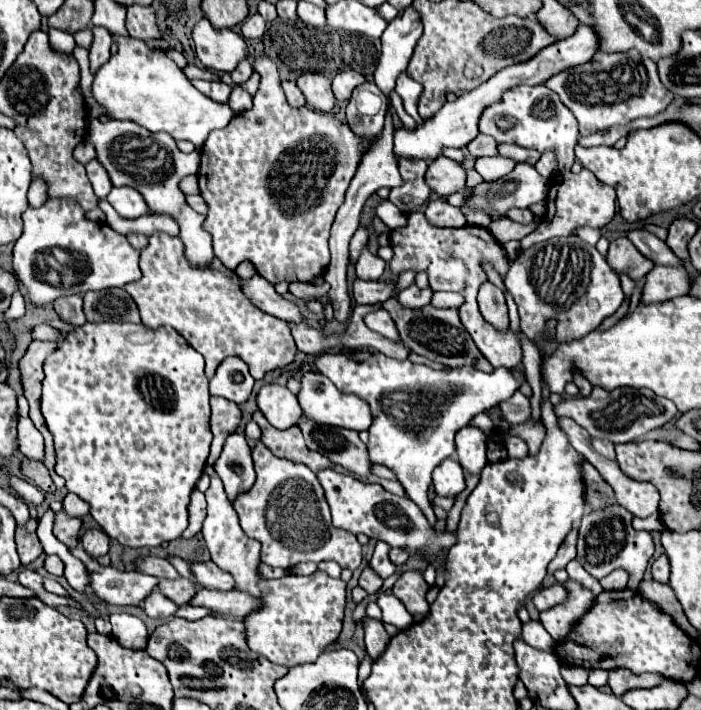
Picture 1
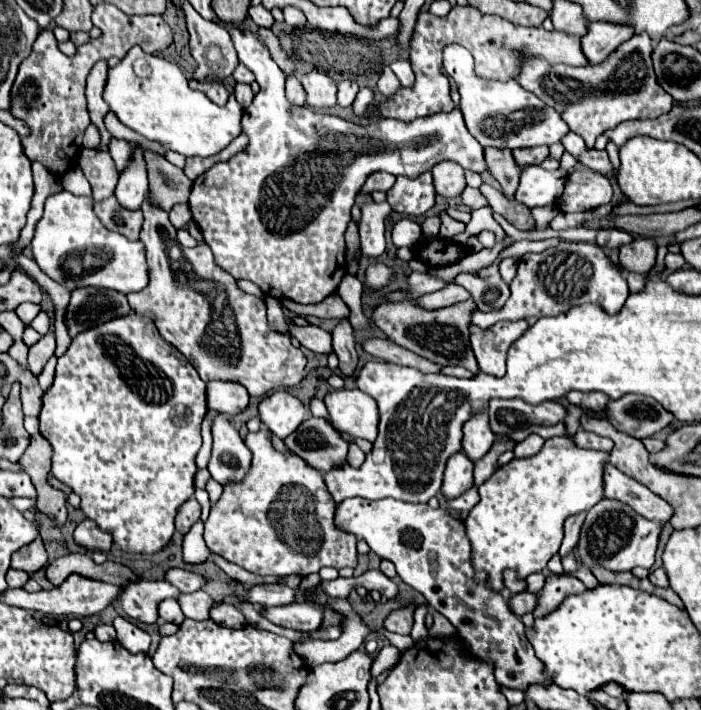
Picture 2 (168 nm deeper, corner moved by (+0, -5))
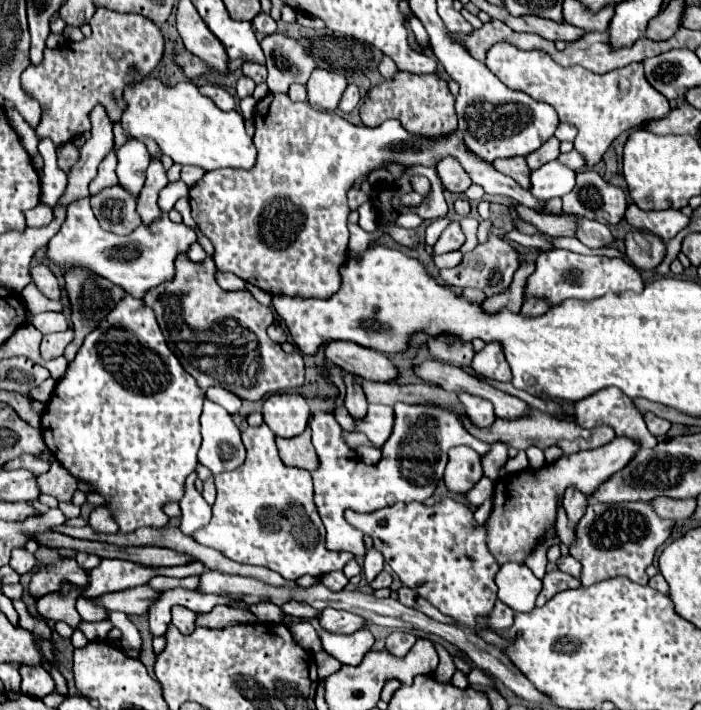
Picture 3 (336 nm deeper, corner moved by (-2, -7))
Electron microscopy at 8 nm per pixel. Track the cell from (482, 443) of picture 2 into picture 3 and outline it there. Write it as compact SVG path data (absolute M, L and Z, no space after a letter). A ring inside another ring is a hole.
M459 393L459 401L467 411L467 419L471 419L475 427L491 427L491 421L495 421L495 413L487 399L481 399L469 393Z

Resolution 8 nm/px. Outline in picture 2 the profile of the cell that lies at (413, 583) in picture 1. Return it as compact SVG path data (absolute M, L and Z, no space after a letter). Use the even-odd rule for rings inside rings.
M413 607L401 609L401 611L393 611L387 621L385 621L385 629L391 633L399 633L399 635L409 635L411 627L413 627Z

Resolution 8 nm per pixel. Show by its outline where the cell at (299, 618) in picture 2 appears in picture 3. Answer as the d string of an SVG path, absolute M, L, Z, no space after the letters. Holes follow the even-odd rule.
M329 607L323 609L317 619L319 619L319 625L325 631L331 631L331 633L355 633L357 629L367 625L367 621L361 619L359 615L353 615L353 613L347 613L347 611L329 609Z

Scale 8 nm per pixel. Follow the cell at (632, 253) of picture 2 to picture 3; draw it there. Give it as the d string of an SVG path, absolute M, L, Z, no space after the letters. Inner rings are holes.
M629 231L625 237L625 255L639 271L649 271L663 261L665 245L653 233Z

